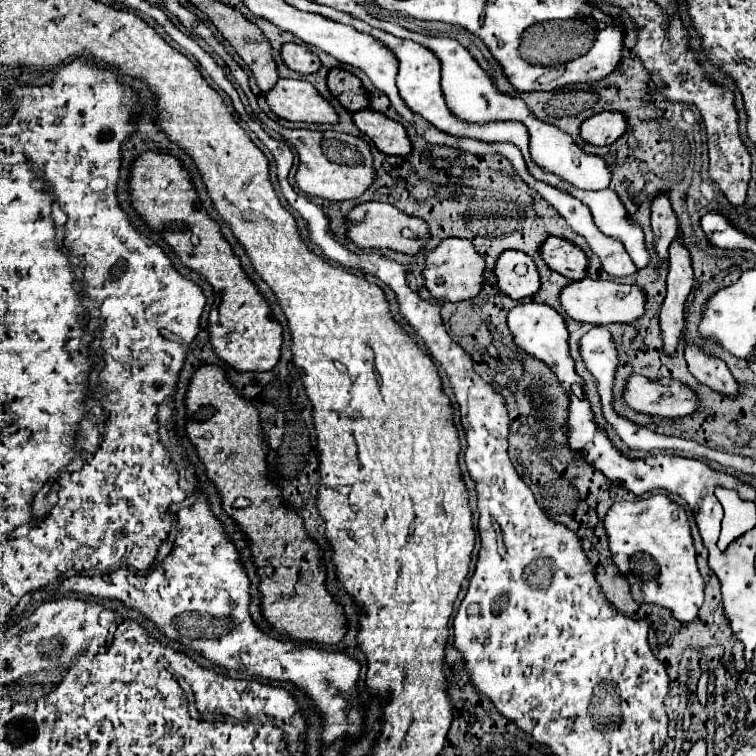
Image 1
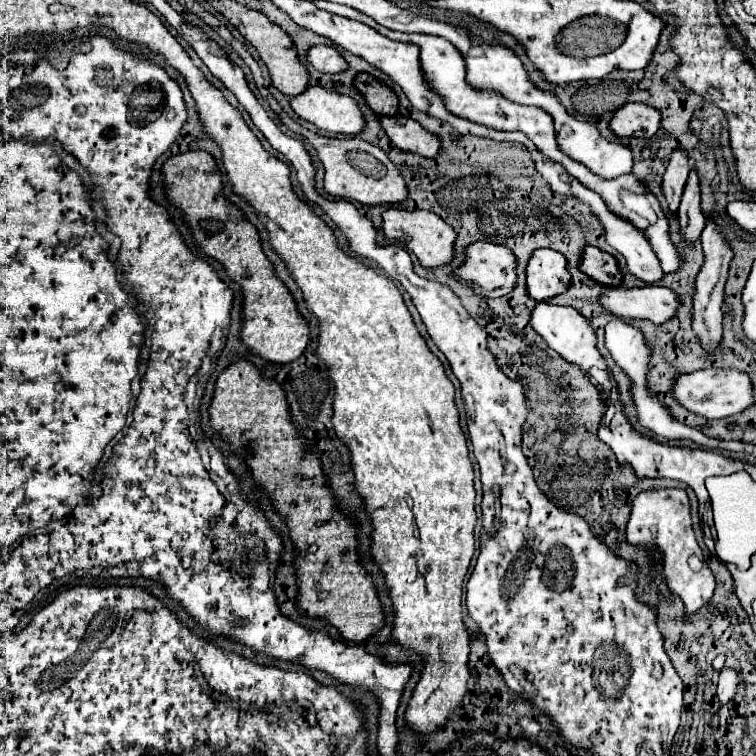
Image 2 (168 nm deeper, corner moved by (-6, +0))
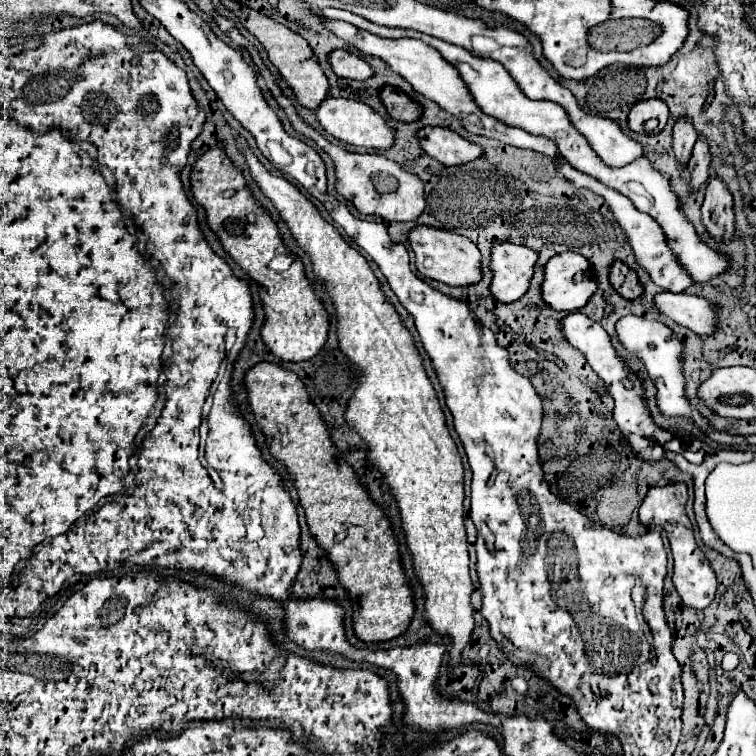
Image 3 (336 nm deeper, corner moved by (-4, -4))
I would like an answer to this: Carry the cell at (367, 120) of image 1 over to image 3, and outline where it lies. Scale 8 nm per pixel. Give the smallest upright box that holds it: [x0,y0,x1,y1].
[417,128,483,166]

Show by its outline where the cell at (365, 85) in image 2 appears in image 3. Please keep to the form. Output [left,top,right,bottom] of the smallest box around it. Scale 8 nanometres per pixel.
[381,86,421,122]

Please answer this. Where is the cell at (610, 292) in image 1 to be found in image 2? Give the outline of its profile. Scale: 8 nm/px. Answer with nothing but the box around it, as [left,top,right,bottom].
[597,286,679,324]

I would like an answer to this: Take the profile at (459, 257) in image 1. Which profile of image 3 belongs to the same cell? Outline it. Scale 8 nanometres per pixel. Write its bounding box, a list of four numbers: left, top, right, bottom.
[491,244,537,302]

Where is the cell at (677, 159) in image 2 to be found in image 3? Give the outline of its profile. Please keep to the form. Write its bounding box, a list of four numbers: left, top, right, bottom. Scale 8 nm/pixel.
[673,116,699,168]

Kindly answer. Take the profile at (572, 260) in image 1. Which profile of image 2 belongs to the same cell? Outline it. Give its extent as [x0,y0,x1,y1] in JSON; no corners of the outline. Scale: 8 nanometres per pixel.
[579,246,621,286]

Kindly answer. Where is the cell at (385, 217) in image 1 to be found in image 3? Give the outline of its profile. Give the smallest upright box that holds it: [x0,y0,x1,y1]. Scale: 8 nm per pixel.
[409,226,483,286]

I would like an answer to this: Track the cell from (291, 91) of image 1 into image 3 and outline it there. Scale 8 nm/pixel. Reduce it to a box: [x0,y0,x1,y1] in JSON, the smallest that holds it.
[315,98,395,150]

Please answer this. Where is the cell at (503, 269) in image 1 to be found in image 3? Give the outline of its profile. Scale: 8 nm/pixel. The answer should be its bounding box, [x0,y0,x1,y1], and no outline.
[543,252,597,312]

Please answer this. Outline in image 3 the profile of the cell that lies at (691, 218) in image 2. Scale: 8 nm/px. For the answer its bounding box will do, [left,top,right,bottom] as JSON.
[687,138,711,188]

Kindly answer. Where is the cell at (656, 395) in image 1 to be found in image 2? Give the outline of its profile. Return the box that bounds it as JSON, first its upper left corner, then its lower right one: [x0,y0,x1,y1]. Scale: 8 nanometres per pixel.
[671,368,753,420]

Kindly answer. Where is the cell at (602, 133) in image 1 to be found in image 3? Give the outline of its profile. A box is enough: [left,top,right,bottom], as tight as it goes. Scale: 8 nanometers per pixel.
[629,98,669,134]

